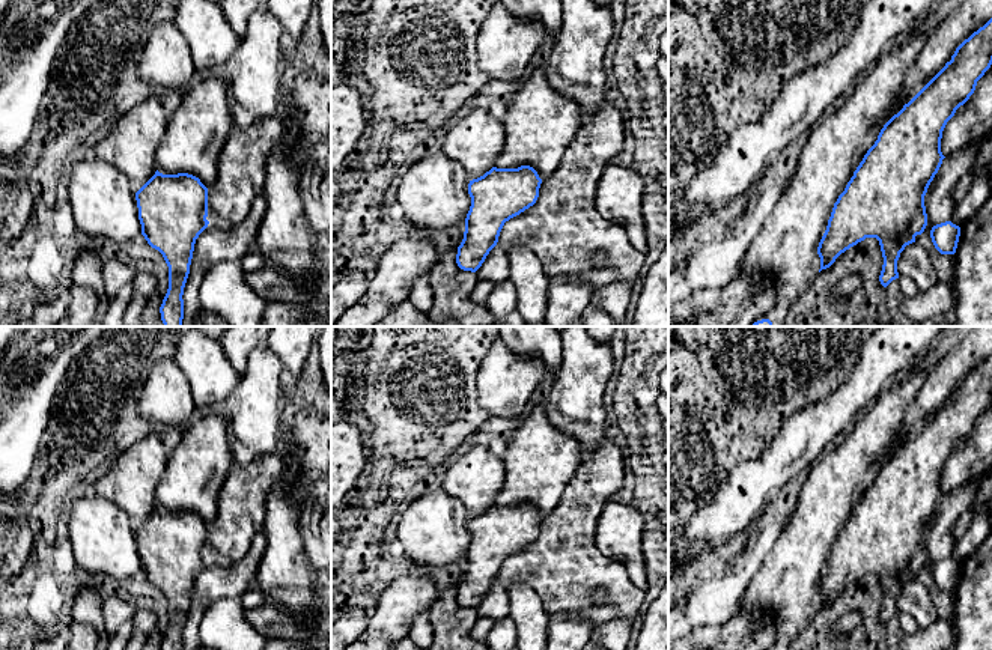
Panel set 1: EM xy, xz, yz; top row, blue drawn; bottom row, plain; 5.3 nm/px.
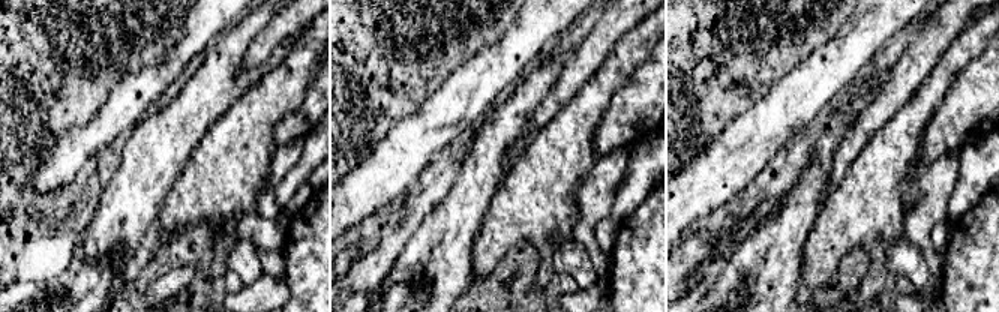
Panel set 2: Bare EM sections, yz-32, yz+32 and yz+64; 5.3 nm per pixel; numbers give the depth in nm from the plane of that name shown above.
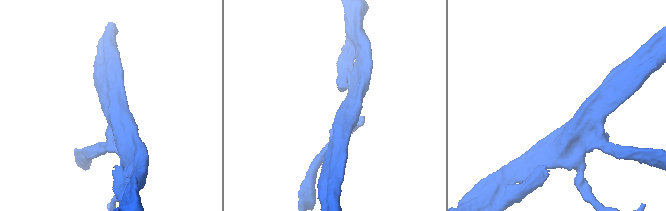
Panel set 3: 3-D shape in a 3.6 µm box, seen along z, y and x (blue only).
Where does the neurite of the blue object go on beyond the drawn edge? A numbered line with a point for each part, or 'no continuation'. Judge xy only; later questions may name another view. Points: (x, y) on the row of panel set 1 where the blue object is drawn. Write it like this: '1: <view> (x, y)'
1: xy (130, 146)

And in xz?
1: xz (474, 142)

